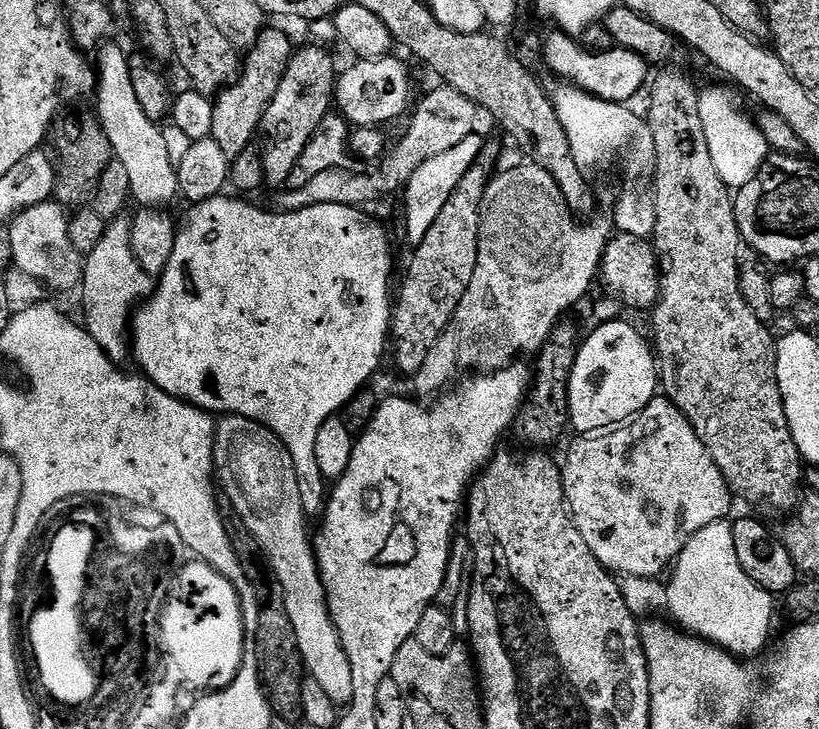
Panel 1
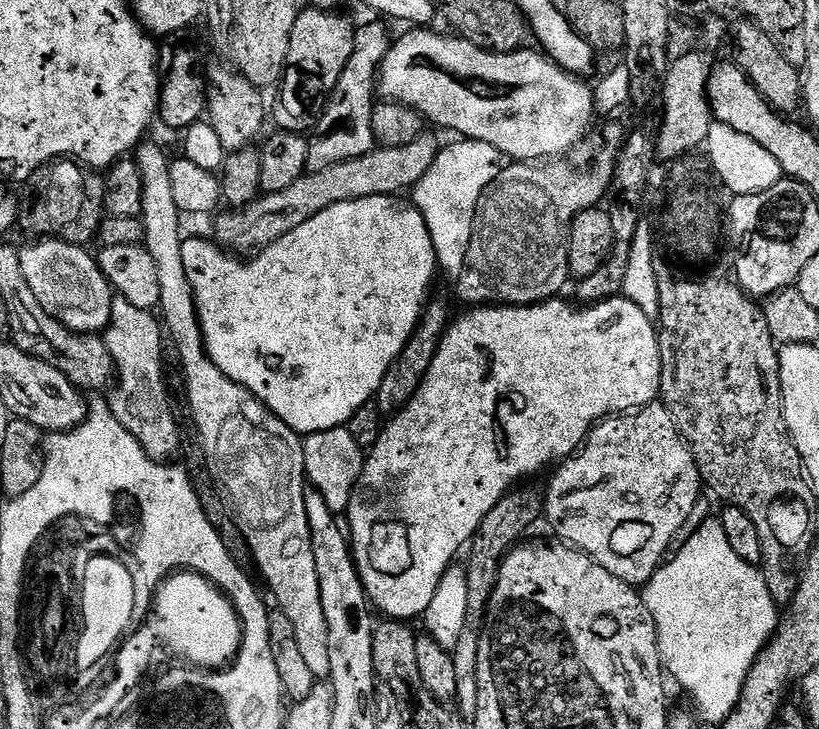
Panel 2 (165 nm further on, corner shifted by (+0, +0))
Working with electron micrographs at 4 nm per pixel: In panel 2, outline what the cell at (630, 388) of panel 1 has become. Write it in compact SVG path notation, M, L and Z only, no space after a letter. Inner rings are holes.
M553 298L551 300L544 301L543 304L501 304L499 306L476 306L468 313L465 314L461 320L453 319L447 332L444 333L442 342L440 343L440 349L434 354L434 362L430 362L430 370L426 370L426 378L422 382L422 386L418 386L418 394L414 394L414 398L410 398L410 402L405 406L402 411L395 413L385 423L384 429L380 431L380 437L376 445L367 453L364 469L362 474L358 478L356 483L356 489L354 494L350 498L350 506L346 513L346 528L350 533L350 543L352 545L352 554L356 558L356 569L358 574L362 578L362 586L366 590L371 607L375 609L377 613L385 612L387 619L392 622L412 622L412 619L423 617L424 611L430 606L431 600L434 599L434 590L438 590L438 582L442 582L442 578L446 574L446 570L453 567L454 561L452 560L456 556L456 551L460 547L467 545L475 536L476 531L480 528L482 518L486 518L486 514L490 514L490 510L494 510L494 506L498 506L498 502L510 491L513 491L514 485L517 482L524 482L527 476L532 476L535 472L543 470L547 464L555 465L557 462L563 461L565 458L573 455L576 449L584 443L589 432L601 423L605 418L615 418L621 414L631 413L633 410L639 410L645 408L647 404L653 403L659 397L660 394L660 338L658 335L657 325L653 320L648 318L646 314L642 312L634 304L634 302L625 299L617 298L615 300L602 300L598 304L591 306L573 306L567 299Z

